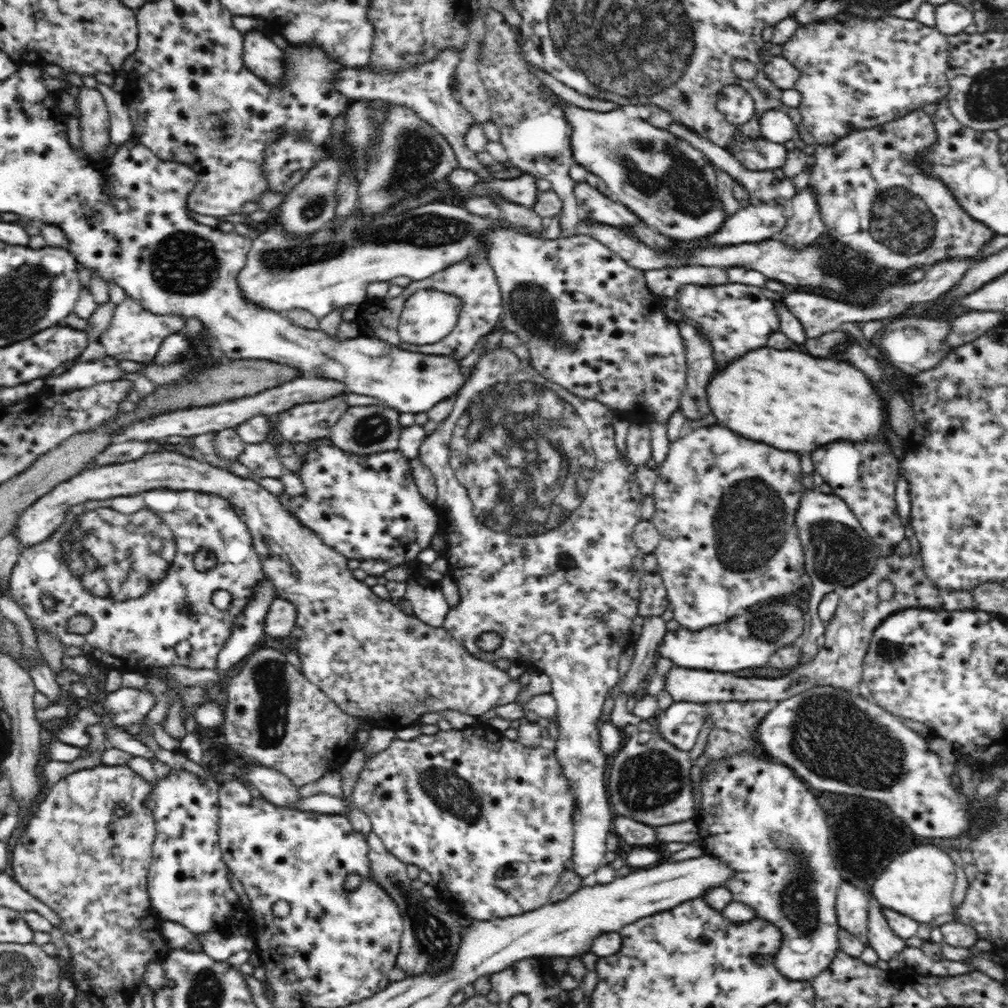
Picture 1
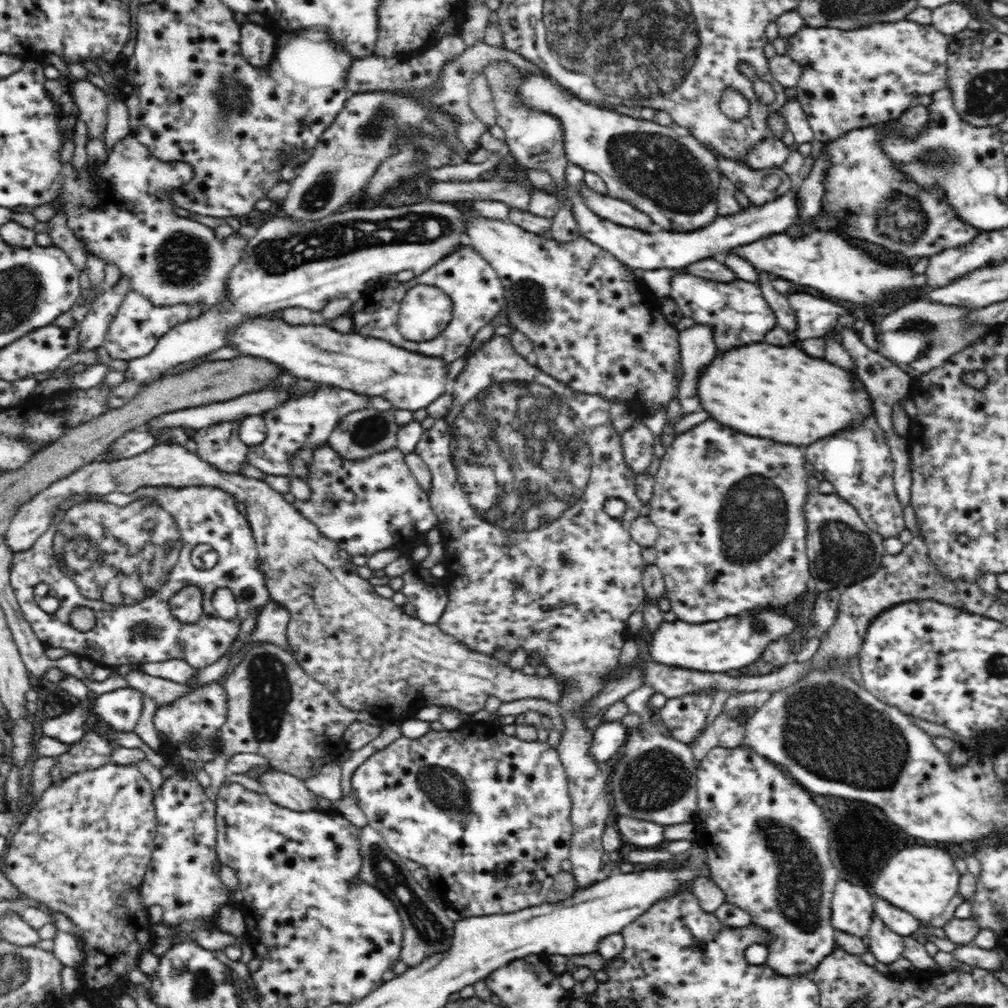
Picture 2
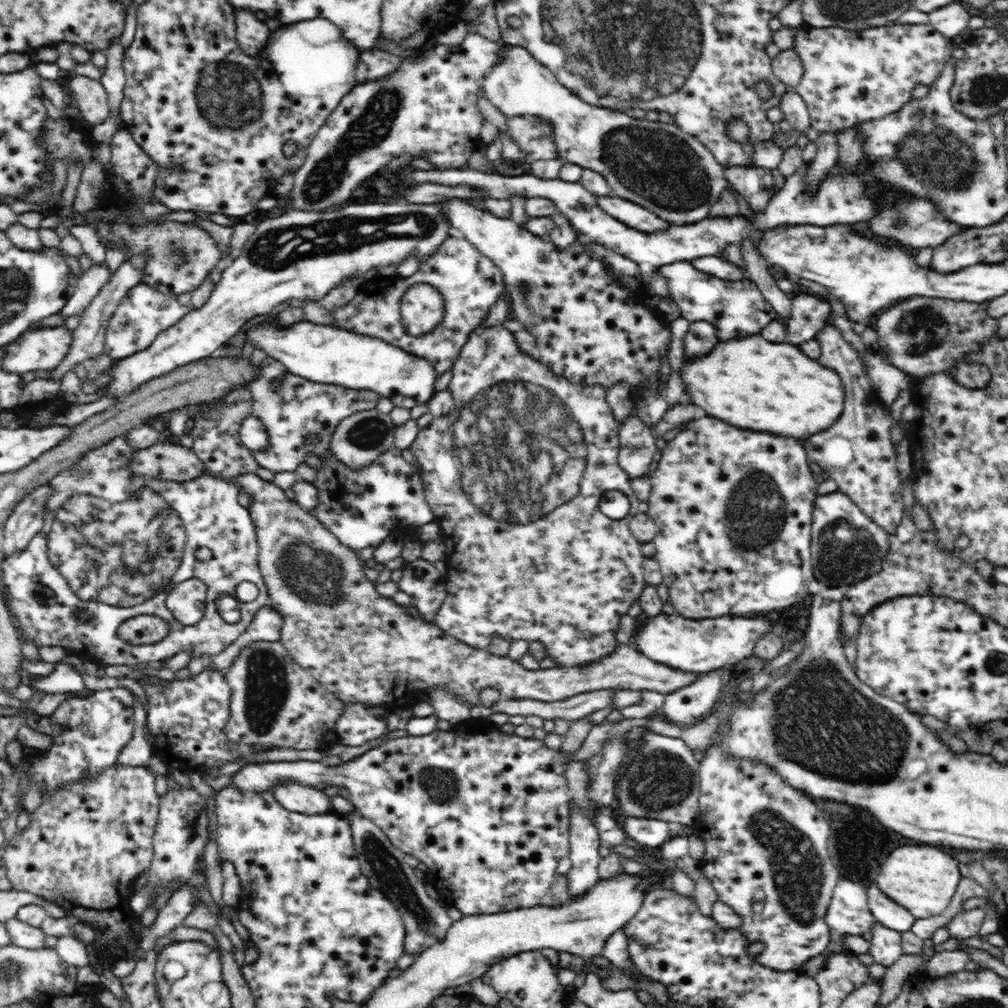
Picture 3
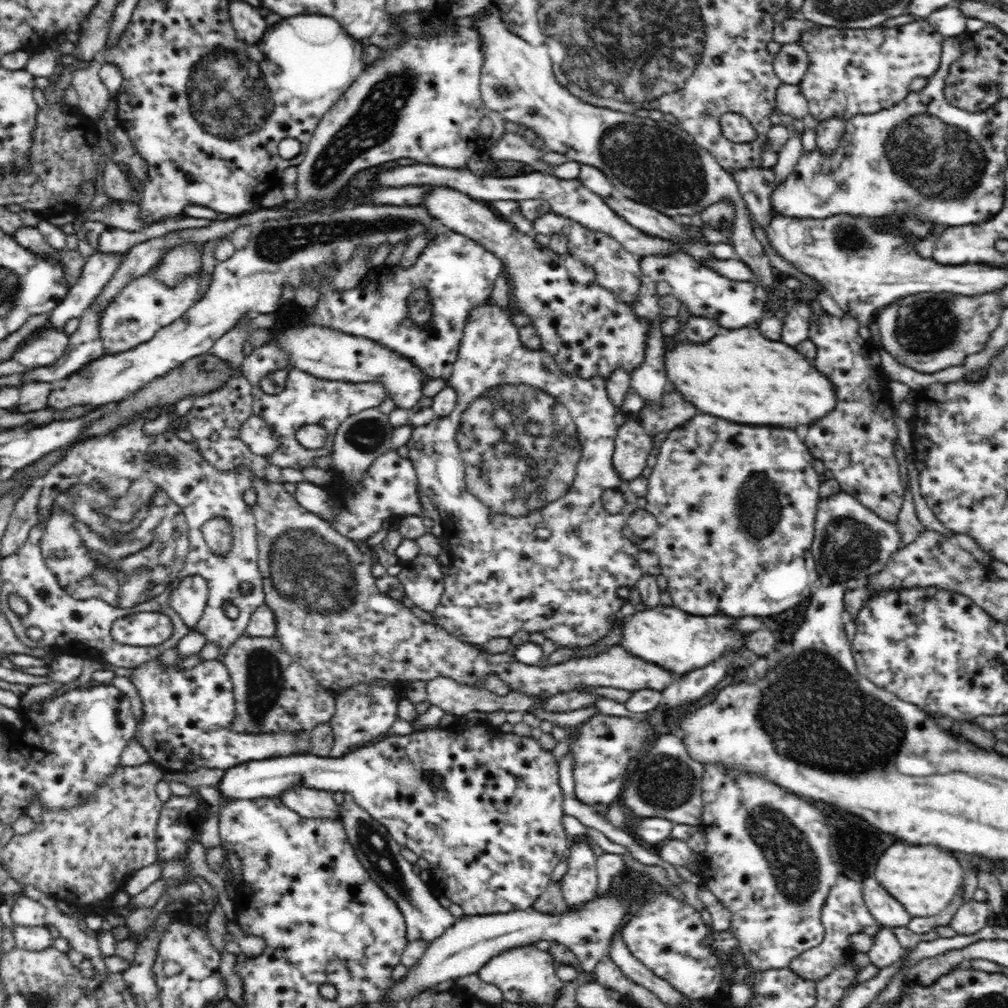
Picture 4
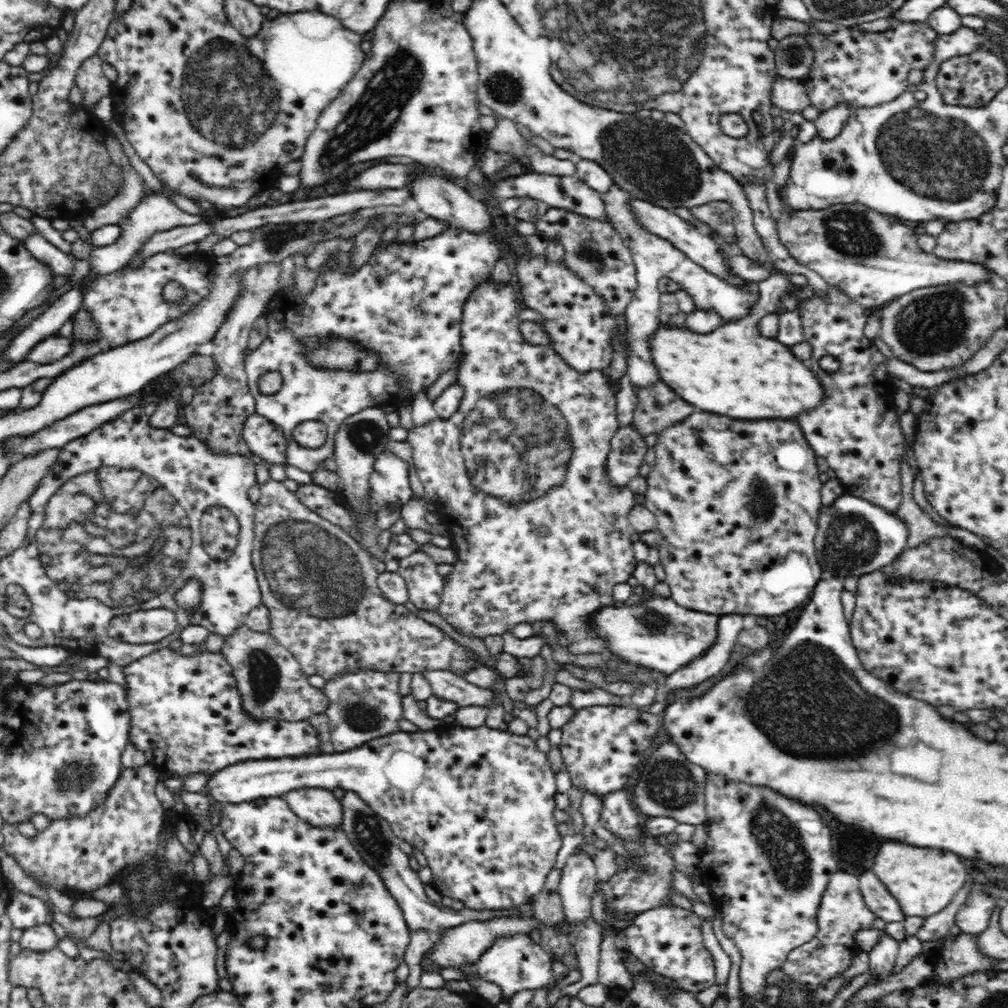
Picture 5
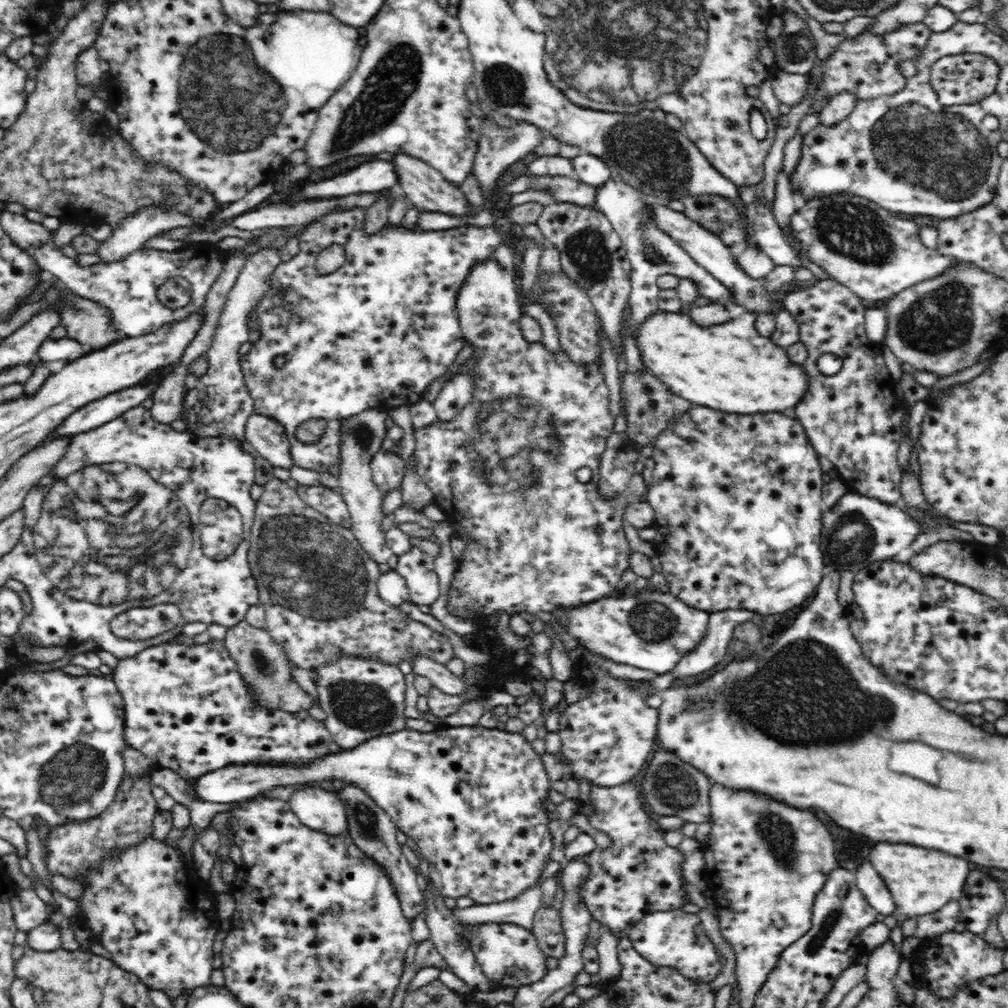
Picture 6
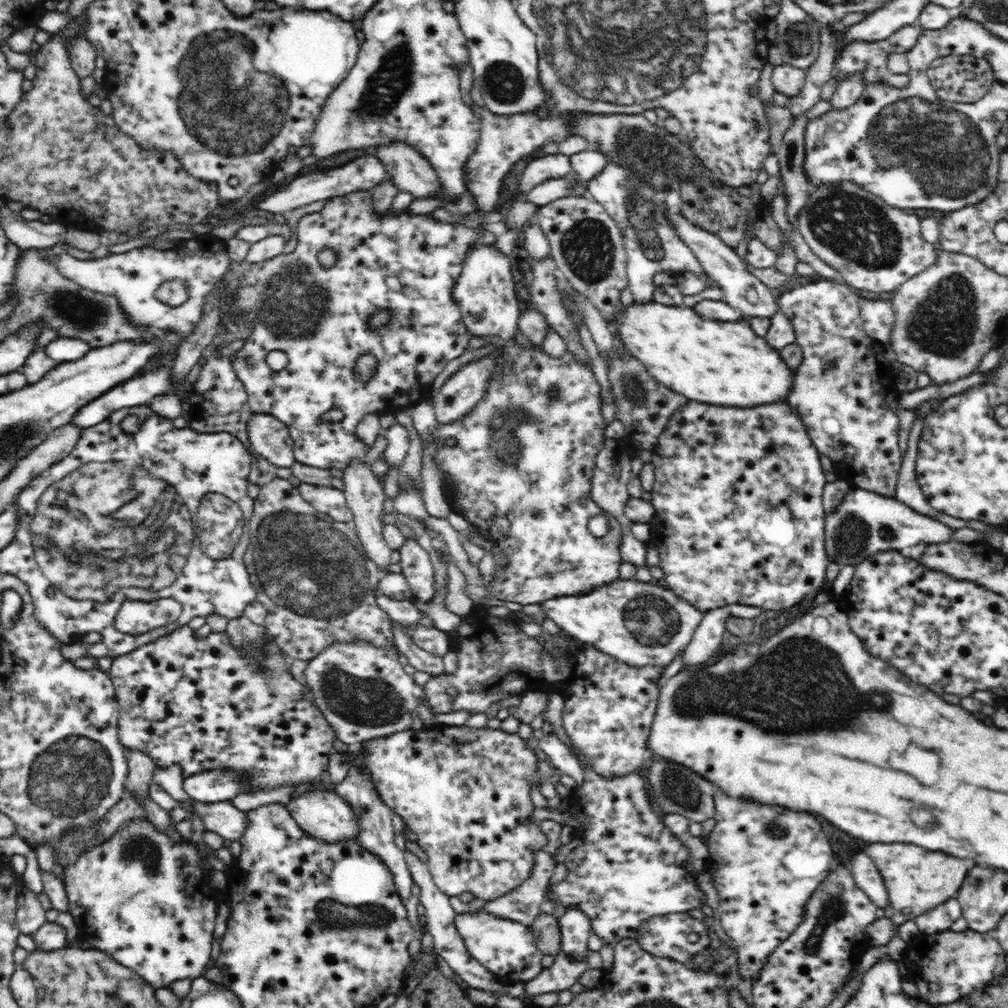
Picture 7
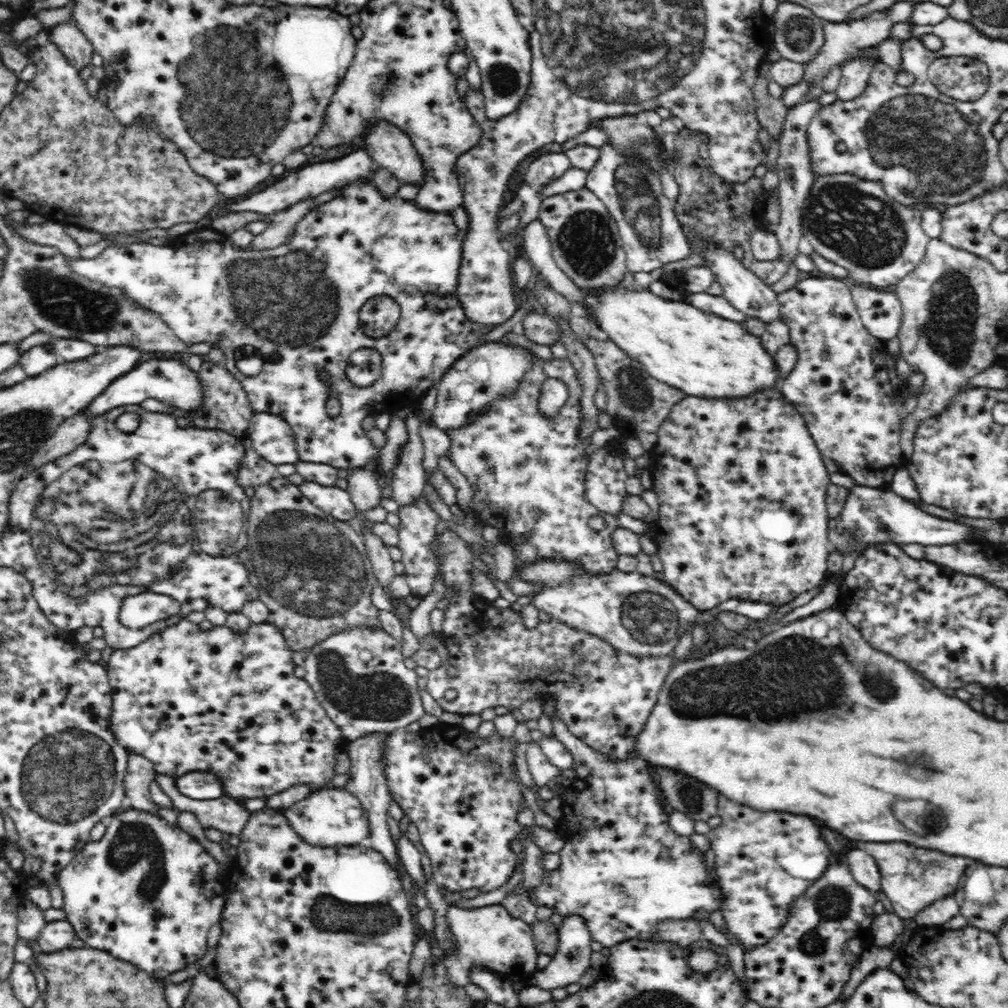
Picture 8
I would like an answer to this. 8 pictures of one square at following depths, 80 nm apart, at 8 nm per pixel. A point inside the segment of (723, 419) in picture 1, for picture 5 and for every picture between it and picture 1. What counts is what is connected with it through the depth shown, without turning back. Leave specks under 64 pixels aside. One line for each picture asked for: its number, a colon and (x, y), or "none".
2: (781, 393)
3: (756, 385)
4: (740, 376)
5: (735, 371)

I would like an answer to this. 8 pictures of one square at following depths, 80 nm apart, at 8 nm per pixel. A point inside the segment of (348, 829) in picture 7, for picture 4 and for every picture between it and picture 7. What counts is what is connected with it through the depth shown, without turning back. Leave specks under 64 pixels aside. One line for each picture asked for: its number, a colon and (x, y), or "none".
4: (309, 803)
5: (316, 806)
6: (320, 810)

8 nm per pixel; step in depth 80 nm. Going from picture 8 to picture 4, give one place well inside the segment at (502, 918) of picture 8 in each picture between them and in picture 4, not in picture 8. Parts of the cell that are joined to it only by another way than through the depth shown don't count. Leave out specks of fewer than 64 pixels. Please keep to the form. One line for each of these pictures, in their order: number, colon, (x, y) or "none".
4: (524, 974)
5: (515, 963)
6: (509, 955)
7: (508, 949)

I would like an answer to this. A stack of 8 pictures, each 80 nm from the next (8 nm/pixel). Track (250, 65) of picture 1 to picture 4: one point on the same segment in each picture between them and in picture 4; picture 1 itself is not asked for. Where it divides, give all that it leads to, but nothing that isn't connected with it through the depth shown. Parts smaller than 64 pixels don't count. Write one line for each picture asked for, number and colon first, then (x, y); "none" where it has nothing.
2: (257, 46)
3: (252, 34)
4: (249, 25)

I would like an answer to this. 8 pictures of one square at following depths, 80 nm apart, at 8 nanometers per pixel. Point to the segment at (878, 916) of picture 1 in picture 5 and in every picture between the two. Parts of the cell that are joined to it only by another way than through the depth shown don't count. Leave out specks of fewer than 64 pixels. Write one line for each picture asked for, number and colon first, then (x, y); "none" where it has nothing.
2: (887, 946)
3: (886, 948)
4: (886, 950)
5: (883, 956)

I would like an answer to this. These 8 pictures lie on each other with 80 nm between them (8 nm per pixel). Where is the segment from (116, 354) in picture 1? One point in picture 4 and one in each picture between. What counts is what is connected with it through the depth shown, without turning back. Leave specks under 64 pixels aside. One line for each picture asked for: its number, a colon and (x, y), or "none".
2: (138, 325)
3: (144, 313)
4: (137, 314)

